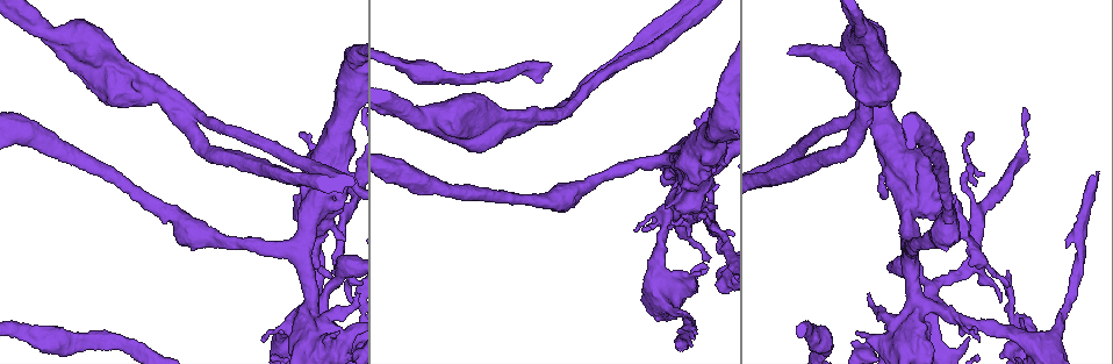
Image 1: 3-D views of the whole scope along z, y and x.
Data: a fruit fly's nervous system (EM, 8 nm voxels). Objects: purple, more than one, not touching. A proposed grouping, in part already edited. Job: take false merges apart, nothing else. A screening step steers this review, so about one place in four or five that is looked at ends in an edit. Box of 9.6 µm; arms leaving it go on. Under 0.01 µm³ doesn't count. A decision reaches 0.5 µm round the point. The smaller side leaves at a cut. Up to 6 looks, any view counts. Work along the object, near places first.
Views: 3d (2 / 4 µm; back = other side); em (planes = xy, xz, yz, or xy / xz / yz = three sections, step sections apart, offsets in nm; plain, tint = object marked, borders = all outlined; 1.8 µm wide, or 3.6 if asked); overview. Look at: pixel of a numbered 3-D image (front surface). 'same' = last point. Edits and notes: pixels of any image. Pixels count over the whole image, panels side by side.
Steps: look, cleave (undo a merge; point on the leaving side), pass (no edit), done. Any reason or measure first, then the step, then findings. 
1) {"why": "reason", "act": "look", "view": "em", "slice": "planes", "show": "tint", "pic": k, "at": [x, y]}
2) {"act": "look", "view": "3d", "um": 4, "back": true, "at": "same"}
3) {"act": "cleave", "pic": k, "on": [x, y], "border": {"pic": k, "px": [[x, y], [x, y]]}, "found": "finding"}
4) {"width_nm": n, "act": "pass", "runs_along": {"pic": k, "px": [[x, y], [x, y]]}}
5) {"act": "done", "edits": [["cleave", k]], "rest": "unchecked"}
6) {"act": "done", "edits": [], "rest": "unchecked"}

{"why": "thick turns thin", "act": "look", "view": "em", "slice": "planes", "show": "tint", "pic": 1, "at": [653, 272]}

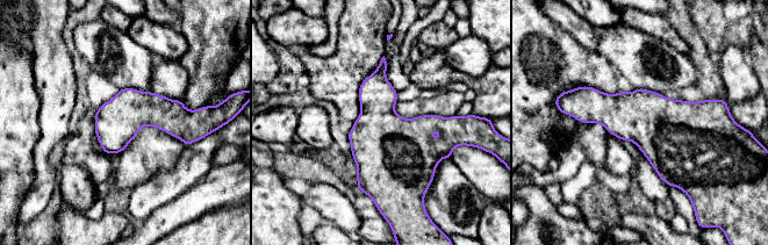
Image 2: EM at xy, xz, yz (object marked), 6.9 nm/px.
{"act": "pass", "found": "continuous, no second neuron"}

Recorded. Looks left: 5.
{"act": "look", "view": "em", "um": 3.6, "slice": "planes", "show": "tint", "pic": 1, "at": [340, 338]}

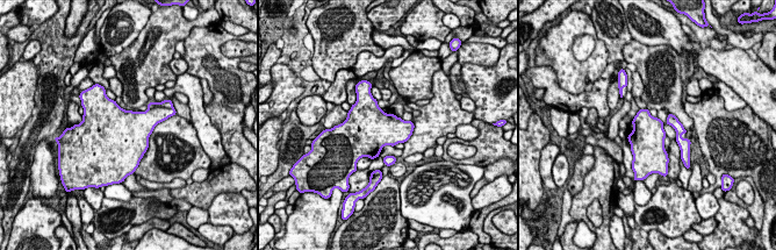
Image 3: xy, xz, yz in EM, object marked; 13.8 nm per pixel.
{"width_nm": 480, "act": "cleave", "pic": 3, "on": [166, 104], "found": "two neurons meet here"}

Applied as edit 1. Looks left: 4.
{"why": "redraw", "act": "look", "view": "overview"}

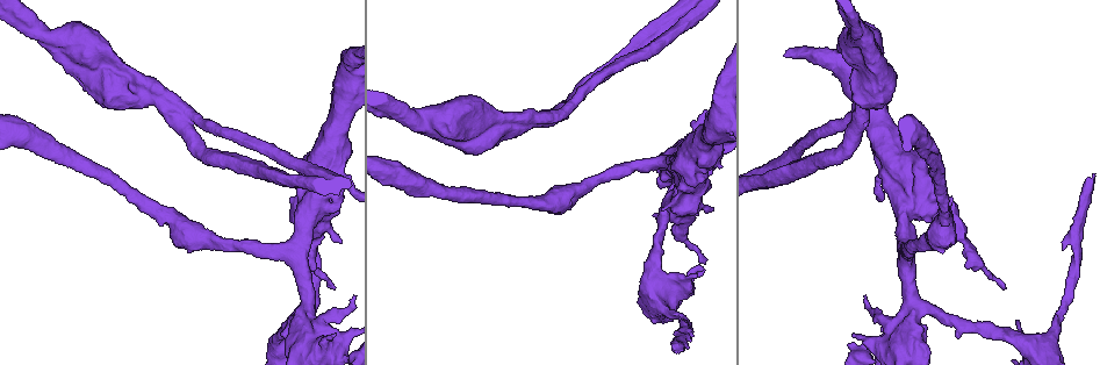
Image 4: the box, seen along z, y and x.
{"why": "calibre changes", "act": "look", "view": "em", "um": 3.6, "slice": "planes", "show": "tint", "pic": 4, "at": [307, 214]}

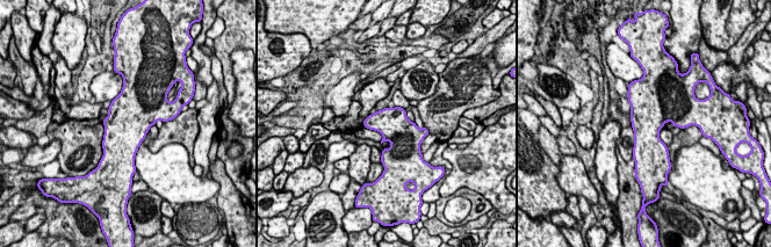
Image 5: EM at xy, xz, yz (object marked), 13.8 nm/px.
{"act": "pass", "found": "all the same neuron"}

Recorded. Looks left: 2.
{"act": "done", "edits": [["cleave", 3]], "rest": "unchecked"}

